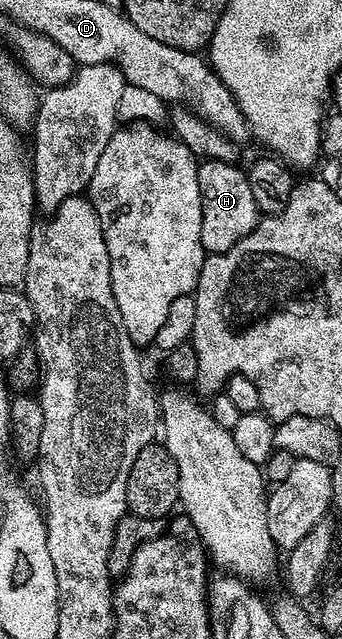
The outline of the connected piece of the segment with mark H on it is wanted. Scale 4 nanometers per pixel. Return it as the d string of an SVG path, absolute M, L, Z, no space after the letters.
M203 159L198 165L198 181L202 195L202 225L200 238L207 253L226 252L240 238L258 225L260 213L256 198L252 198L252 186L248 186L245 171L237 163L228 160Z

